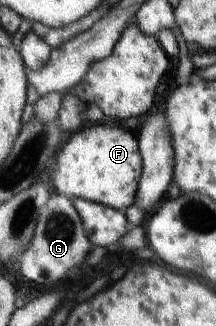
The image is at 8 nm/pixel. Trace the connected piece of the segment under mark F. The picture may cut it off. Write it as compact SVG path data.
M86 124L80 132L75 132L74 136L60 148L56 160L56 170L54 173L54 188L58 195L66 195L69 198L84 199L98 204L115 208L126 213L126 209L137 200L137 190L139 178L143 171L143 160L140 154L139 144L136 137L131 134L127 127L110 127L98 124L93 126Z

